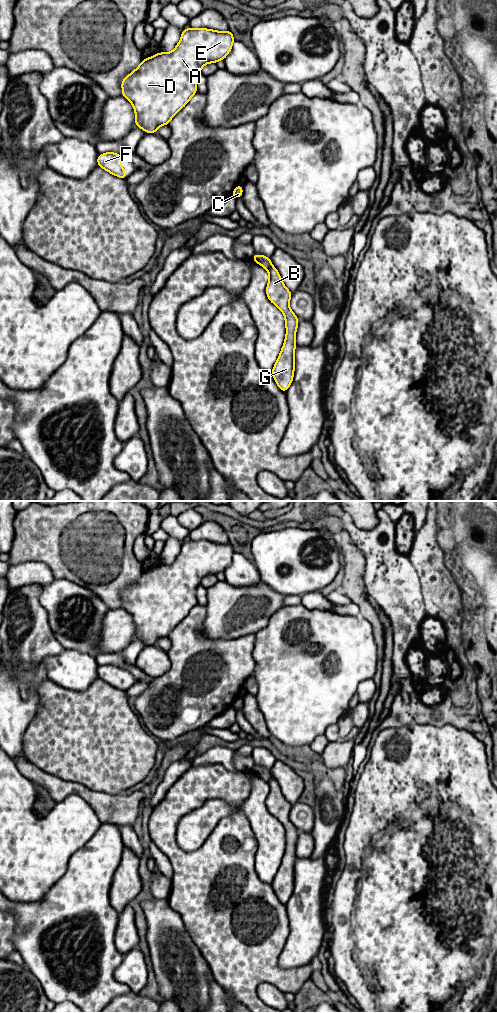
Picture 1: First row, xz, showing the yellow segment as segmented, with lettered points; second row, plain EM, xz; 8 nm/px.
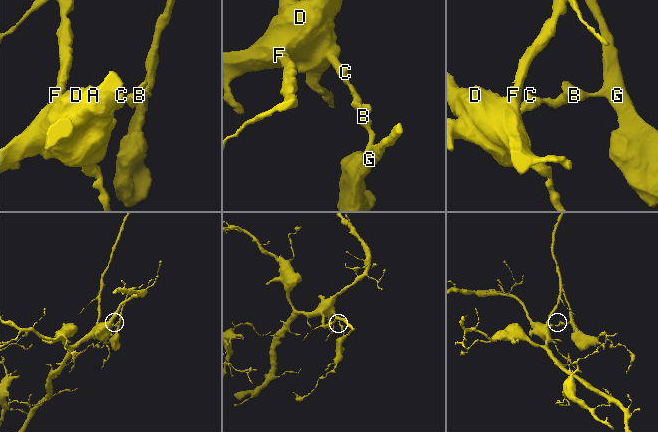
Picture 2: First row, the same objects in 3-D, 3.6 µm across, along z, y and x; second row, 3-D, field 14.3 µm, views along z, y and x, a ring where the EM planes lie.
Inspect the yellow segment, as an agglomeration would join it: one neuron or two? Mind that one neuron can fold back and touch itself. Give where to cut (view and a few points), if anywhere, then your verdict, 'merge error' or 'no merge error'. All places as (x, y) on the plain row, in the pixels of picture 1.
cut xz (272, 778), (268, 782); merge error

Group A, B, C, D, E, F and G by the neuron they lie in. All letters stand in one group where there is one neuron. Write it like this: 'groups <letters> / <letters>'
groups A C D E F / B G

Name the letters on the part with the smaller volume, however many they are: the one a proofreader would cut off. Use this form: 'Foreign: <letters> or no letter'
Foreign: B, G

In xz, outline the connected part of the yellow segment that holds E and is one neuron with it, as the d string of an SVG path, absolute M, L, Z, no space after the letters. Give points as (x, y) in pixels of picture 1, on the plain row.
M185 540L181 551L170 565L160 564L150 570L142 572L142 575L121 593L122 607L132 615L136 627L135 639L142 640L146 645L156 645L162 637L169 637L172 629L177 626L193 607L197 605L196 589L201 585L205 576L217 575L224 572L232 561L235 551L232 543L216 543L212 541Z

